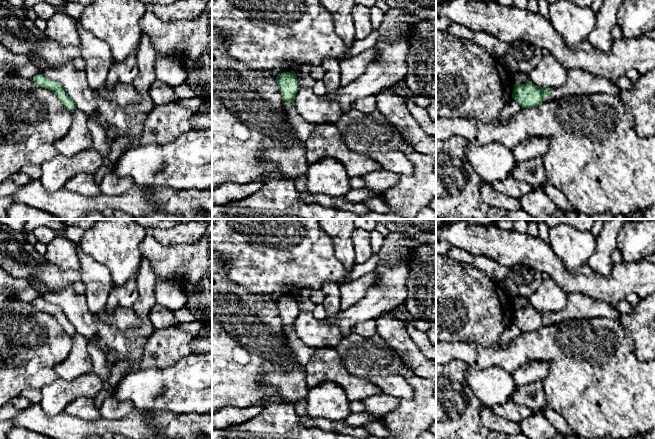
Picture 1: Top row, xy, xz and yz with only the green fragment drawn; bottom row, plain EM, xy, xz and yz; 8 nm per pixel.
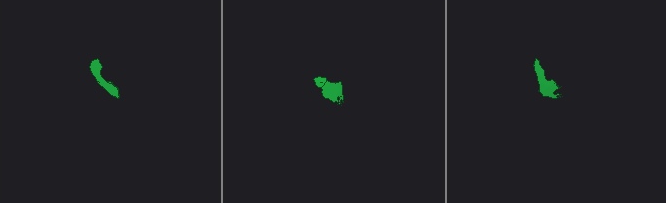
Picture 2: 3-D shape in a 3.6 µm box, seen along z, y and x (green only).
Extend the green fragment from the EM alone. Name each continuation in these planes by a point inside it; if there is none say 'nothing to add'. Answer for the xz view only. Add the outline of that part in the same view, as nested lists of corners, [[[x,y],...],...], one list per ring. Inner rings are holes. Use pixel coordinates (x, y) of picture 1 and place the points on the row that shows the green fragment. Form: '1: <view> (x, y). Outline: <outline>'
1: xz (301, 129). Outline: [[[287,103],[285,112],[294,136],[301,143],[306,144],[308,137],[319,124],[309,123],[303,120],[300,114],[296,111],[294,103]]]

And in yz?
1: yz (579, 82). Outline: [[[581,68],[569,69],[565,83],[553,88],[544,101],[557,100],[569,96],[591,96],[594,94],[620,95],[620,89],[609,79],[595,75]]]

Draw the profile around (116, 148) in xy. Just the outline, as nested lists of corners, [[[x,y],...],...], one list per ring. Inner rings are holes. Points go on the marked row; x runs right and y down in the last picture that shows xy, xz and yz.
[[[125,134],[121,137],[118,137],[114,142],[110,145],[110,153],[106,160],[103,161],[101,167],[94,174],[96,185],[101,187],[103,186],[103,177],[106,172],[107,166],[109,163],[115,163],[119,159],[122,154],[124,148],[127,146],[127,143],[130,139],[129,134]]]

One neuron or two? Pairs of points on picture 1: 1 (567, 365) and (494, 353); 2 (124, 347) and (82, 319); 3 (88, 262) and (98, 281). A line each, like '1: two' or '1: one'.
1: one
2: one
3: one

